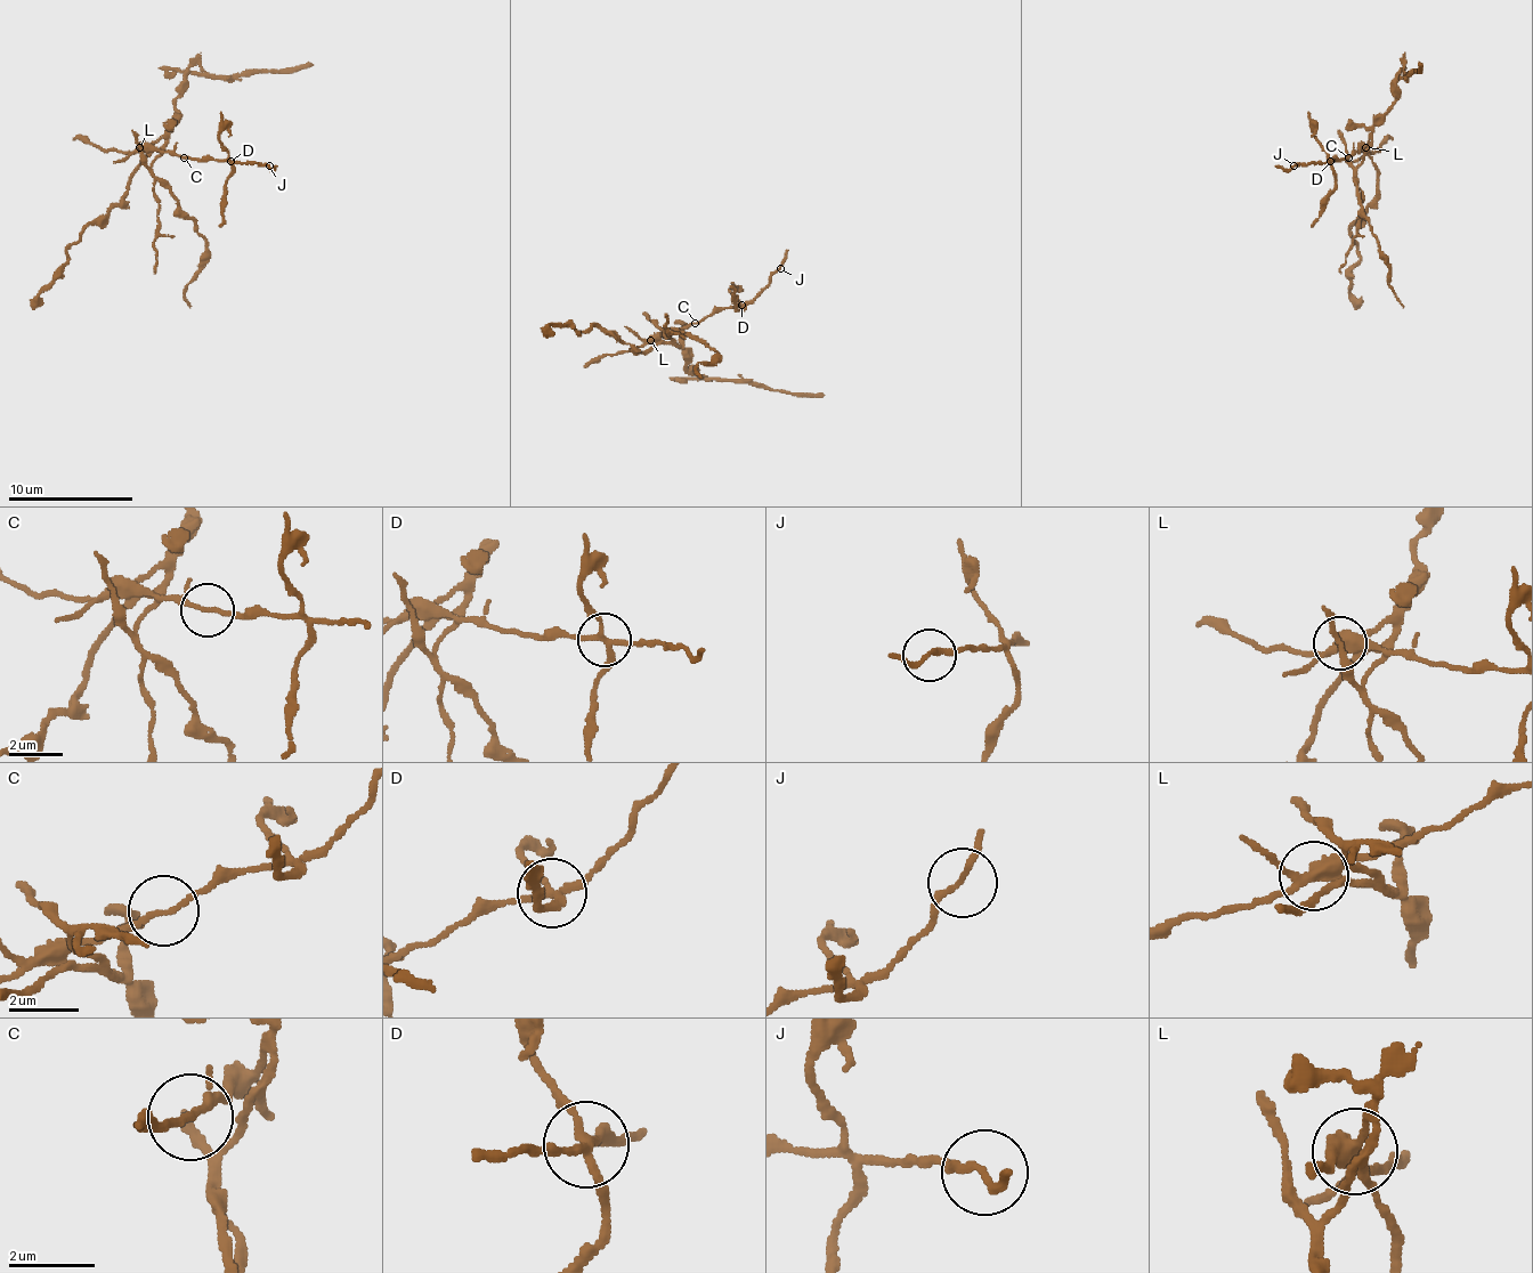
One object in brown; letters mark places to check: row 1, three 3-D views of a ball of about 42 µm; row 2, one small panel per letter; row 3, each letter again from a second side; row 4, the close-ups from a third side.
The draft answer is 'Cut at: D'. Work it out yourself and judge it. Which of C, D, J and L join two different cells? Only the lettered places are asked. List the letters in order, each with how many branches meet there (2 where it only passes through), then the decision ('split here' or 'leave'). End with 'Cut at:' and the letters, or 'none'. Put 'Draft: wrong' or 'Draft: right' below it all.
C: 3 branches meet; leave
D: 4 branches meet; split here
J: 2 branches meet; leave
L: 4 branches meet; split here
Cut at: D, L
Draft: wrong

